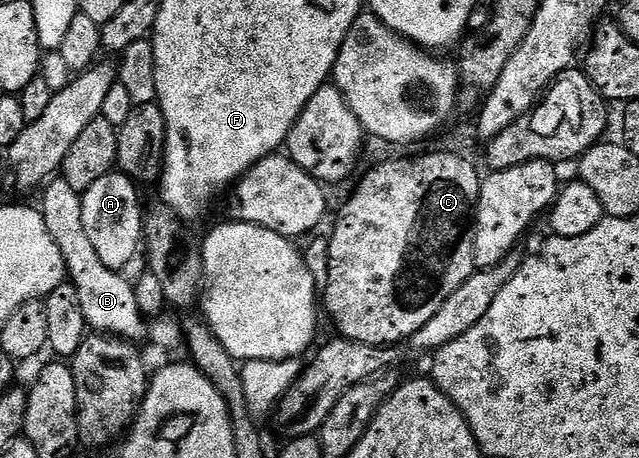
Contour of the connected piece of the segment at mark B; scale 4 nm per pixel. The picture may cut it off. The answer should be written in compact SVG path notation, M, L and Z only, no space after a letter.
M62 178L52 179L45 189L41 204L44 223L56 246L60 248L70 283L79 292L86 325L96 333L139 342L144 334L146 337L147 320L137 304L135 287L121 276L122 273L103 264L97 256L97 251L84 230L82 197Z

